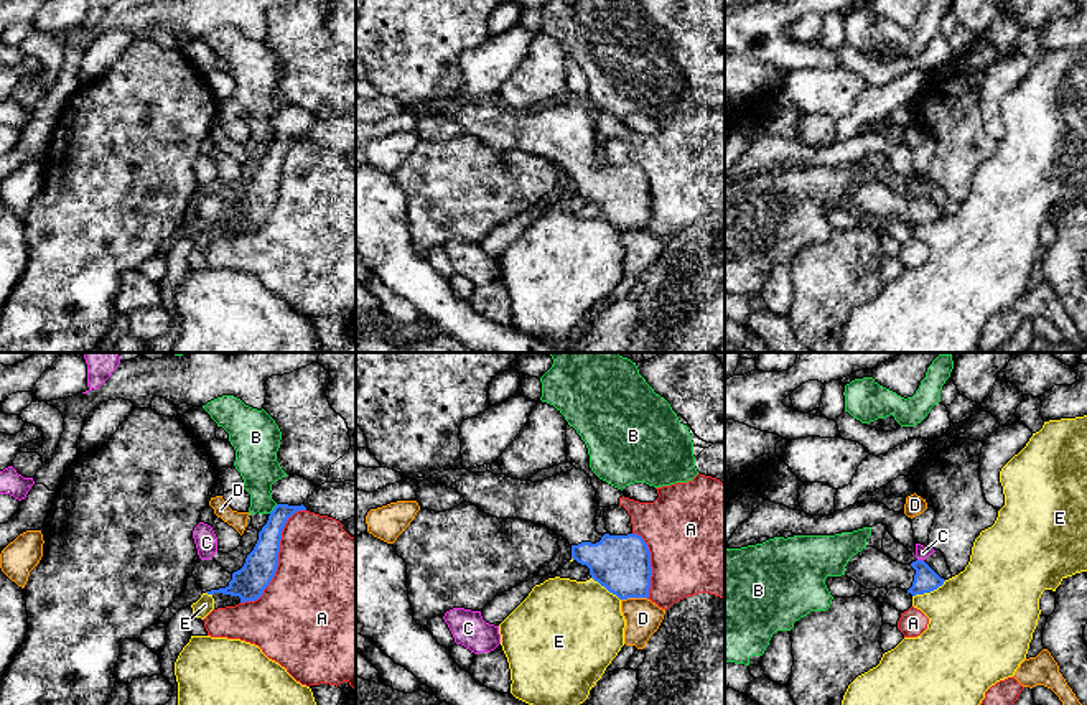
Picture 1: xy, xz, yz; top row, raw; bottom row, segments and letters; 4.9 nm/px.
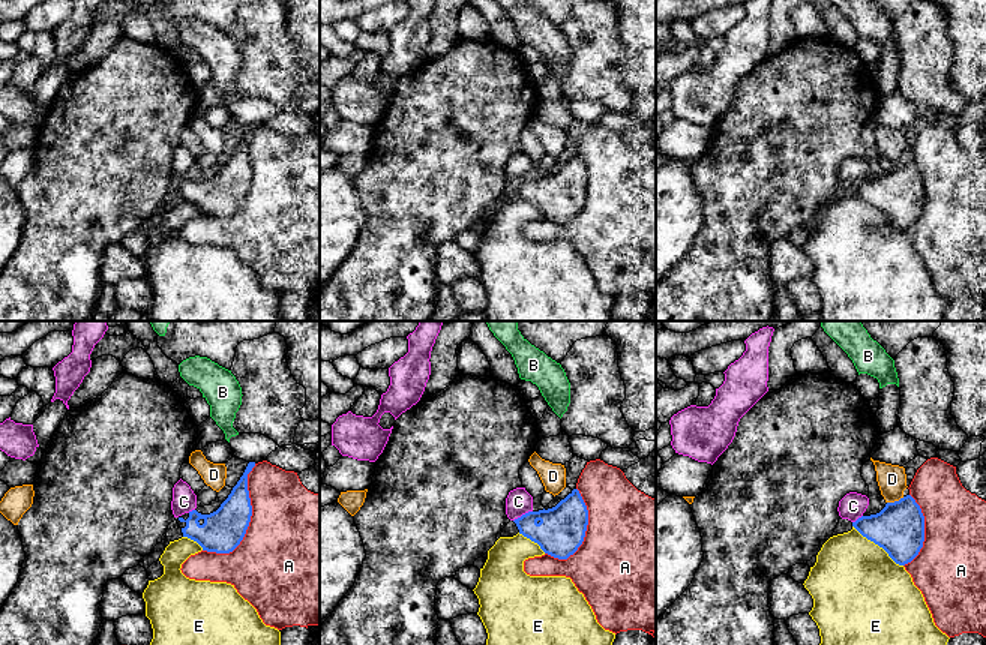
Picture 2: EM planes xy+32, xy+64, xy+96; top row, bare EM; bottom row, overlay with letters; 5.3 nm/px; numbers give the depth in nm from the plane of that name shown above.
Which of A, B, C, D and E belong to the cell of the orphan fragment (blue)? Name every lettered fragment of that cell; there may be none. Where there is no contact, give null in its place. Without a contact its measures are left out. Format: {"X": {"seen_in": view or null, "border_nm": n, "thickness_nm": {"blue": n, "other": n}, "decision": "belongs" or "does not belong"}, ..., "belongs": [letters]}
{"A": {"seen_in": "xy", "border_nm": 550, "thickness_nm": {"blue": 160, "other": 480}, "decision": "does not belong"}, "B": {"seen_in": "xy", "border_nm": 60, "thickness_nm": {"blue": 140, "other": 200}, "decision": "does not belong"}, "C": {"seen_in": "yz", "border_nm": 40, "thickness_nm": {"blue": 120, "other": 70}, "decision": "does not belong"}, "D": {"seen_in": "xz", "border_nm": 130, "thickness_nm": {"blue": 280, "other": 180}, "decision": "does not belong"}, "E": {"seen_in": "yz", "border_nm": 190, "thickness_nm": {"blue": 120, "other": 440}, "decision": "does not belong"}, "belongs": []}

